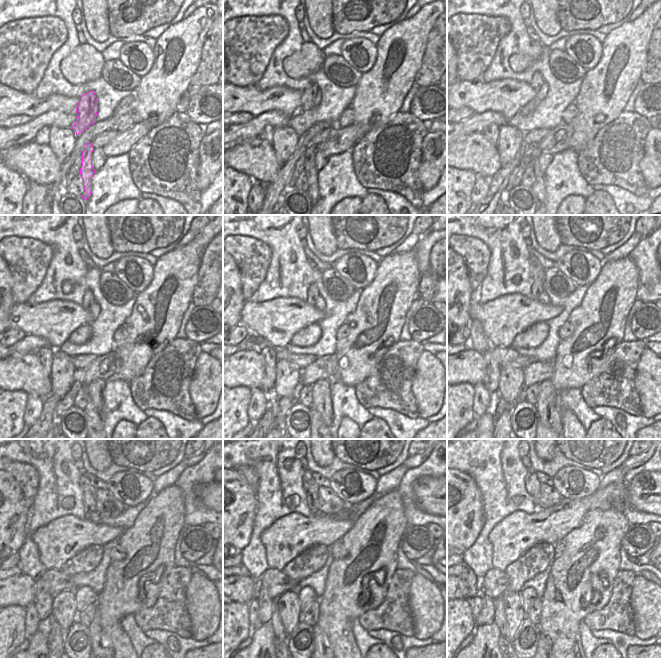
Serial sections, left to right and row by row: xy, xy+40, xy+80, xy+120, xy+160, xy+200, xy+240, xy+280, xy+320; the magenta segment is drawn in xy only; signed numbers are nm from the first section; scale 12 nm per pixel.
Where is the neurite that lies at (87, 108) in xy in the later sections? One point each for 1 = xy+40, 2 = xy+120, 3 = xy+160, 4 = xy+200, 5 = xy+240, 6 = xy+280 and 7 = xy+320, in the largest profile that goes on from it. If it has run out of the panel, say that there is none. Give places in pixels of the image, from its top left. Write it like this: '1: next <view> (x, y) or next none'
1: next xy+40 (311, 97)
2: next xy+120 (89, 304)
3: next xy+160 (313, 298)
4: next xy+200 (538, 293)
5: next xy+240 (88, 490)
6: next xy+280 (311, 488)
7: next xy+320 (532, 483)

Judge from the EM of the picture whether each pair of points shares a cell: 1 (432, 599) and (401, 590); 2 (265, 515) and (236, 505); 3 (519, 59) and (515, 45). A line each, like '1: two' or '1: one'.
1: two
2: two
3: two

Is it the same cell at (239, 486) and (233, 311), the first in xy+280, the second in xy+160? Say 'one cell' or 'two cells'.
one cell

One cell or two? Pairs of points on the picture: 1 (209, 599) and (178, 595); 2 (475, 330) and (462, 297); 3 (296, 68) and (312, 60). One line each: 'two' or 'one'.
1: two
2: two
3: one

